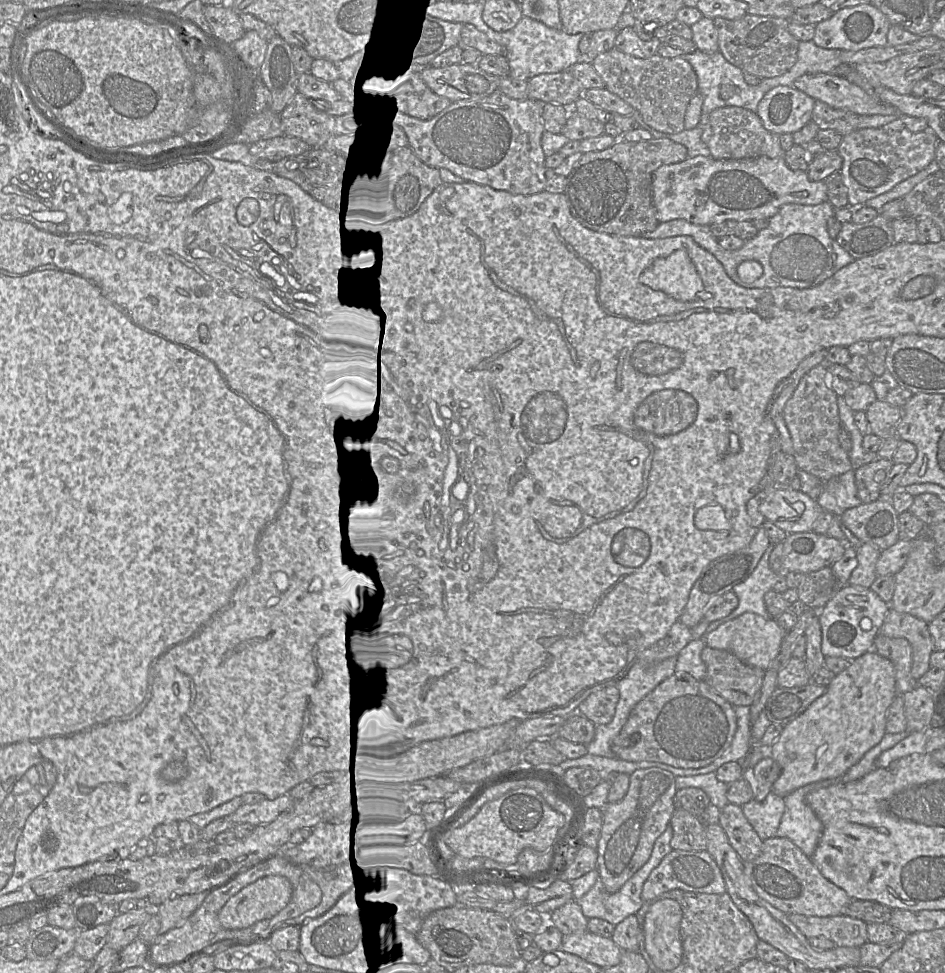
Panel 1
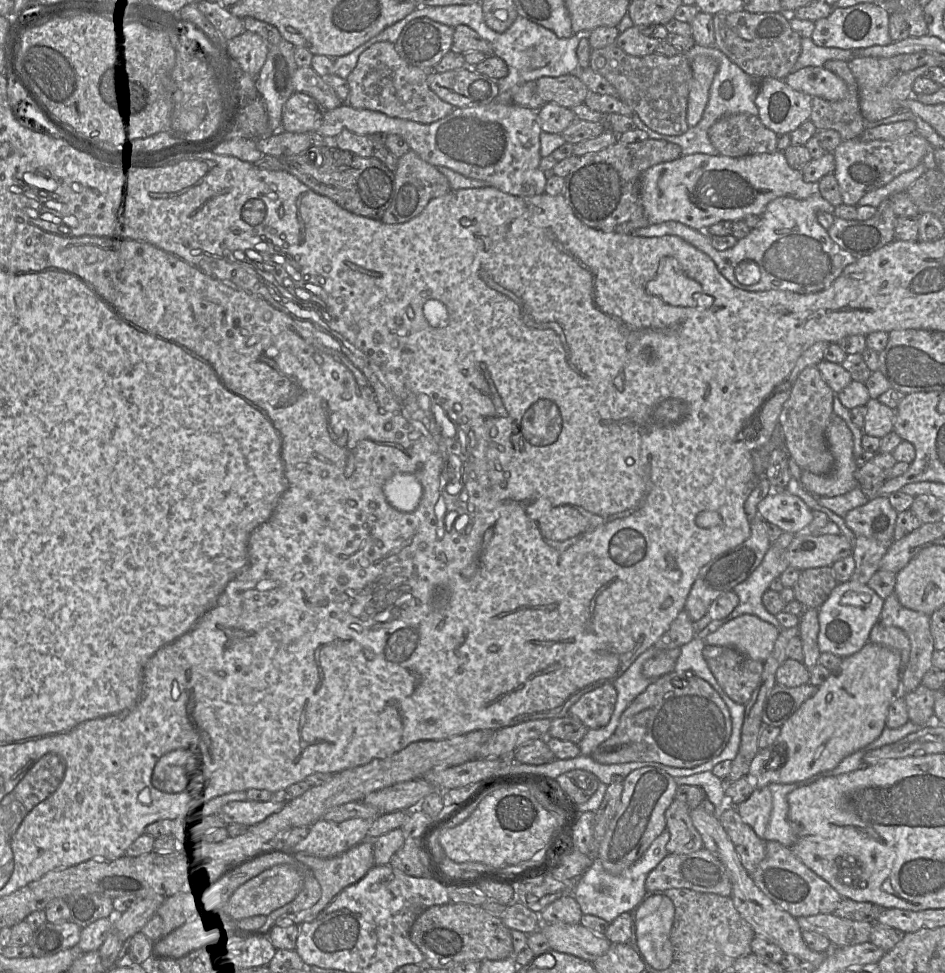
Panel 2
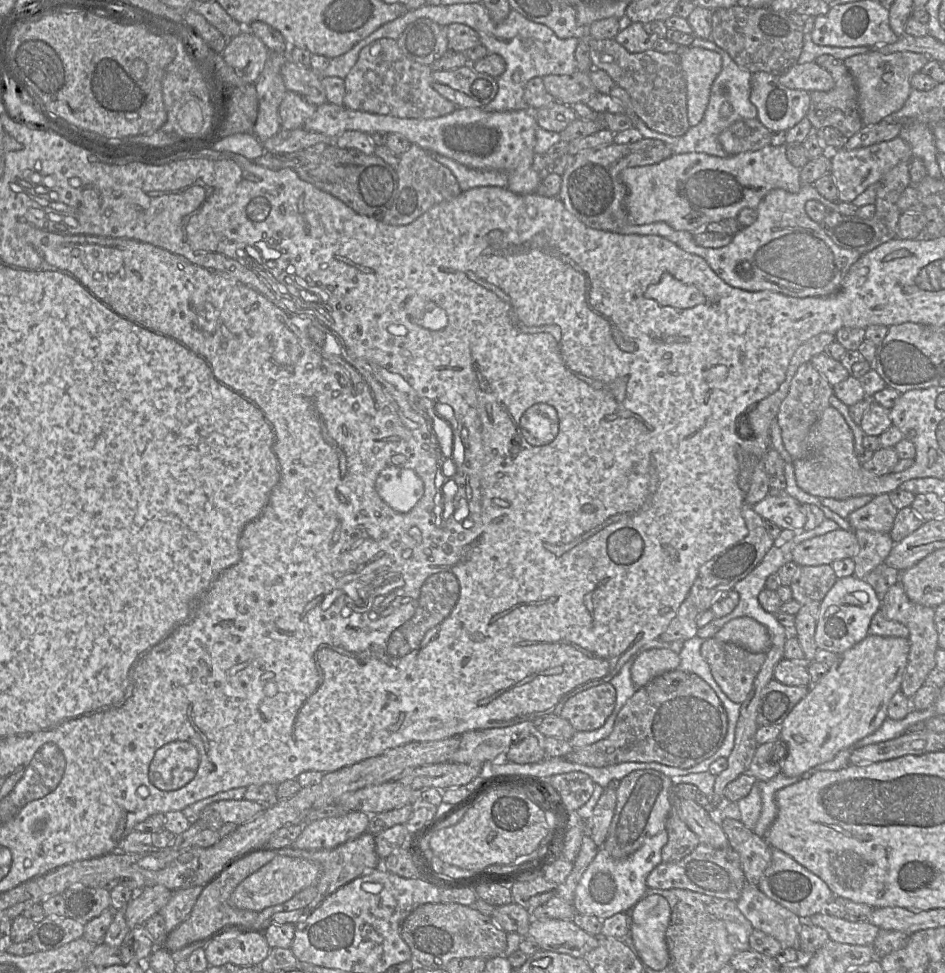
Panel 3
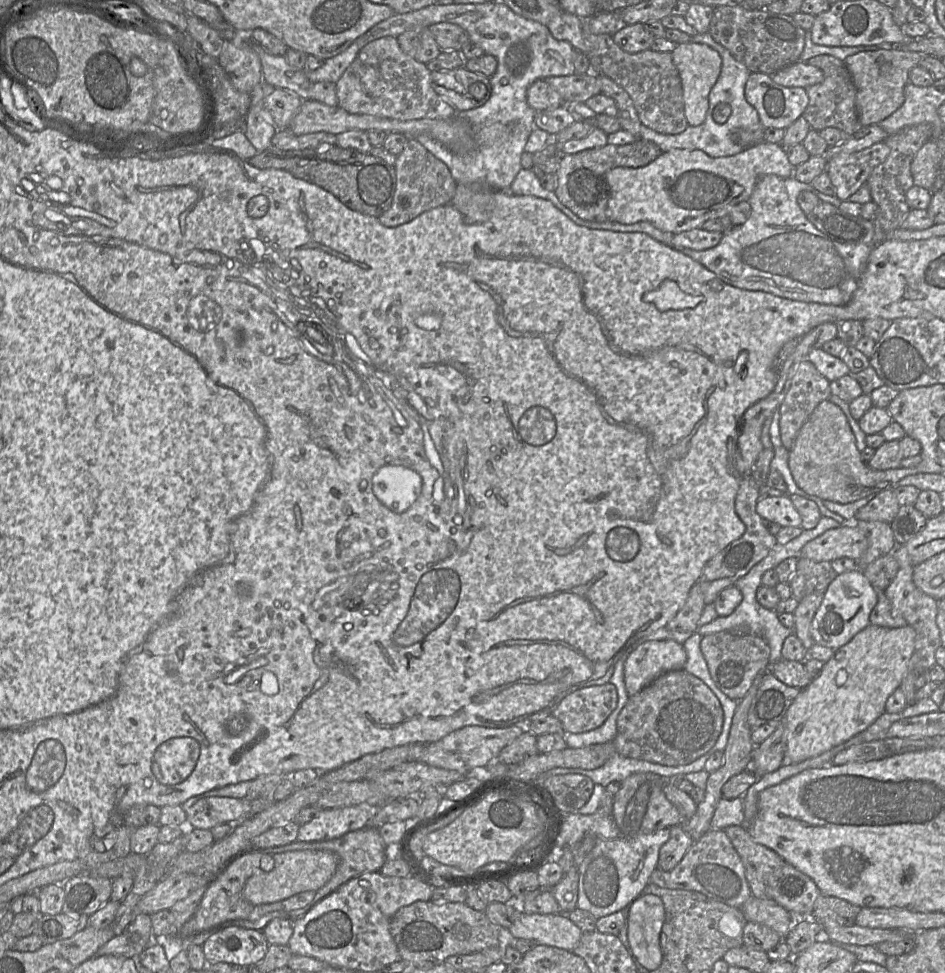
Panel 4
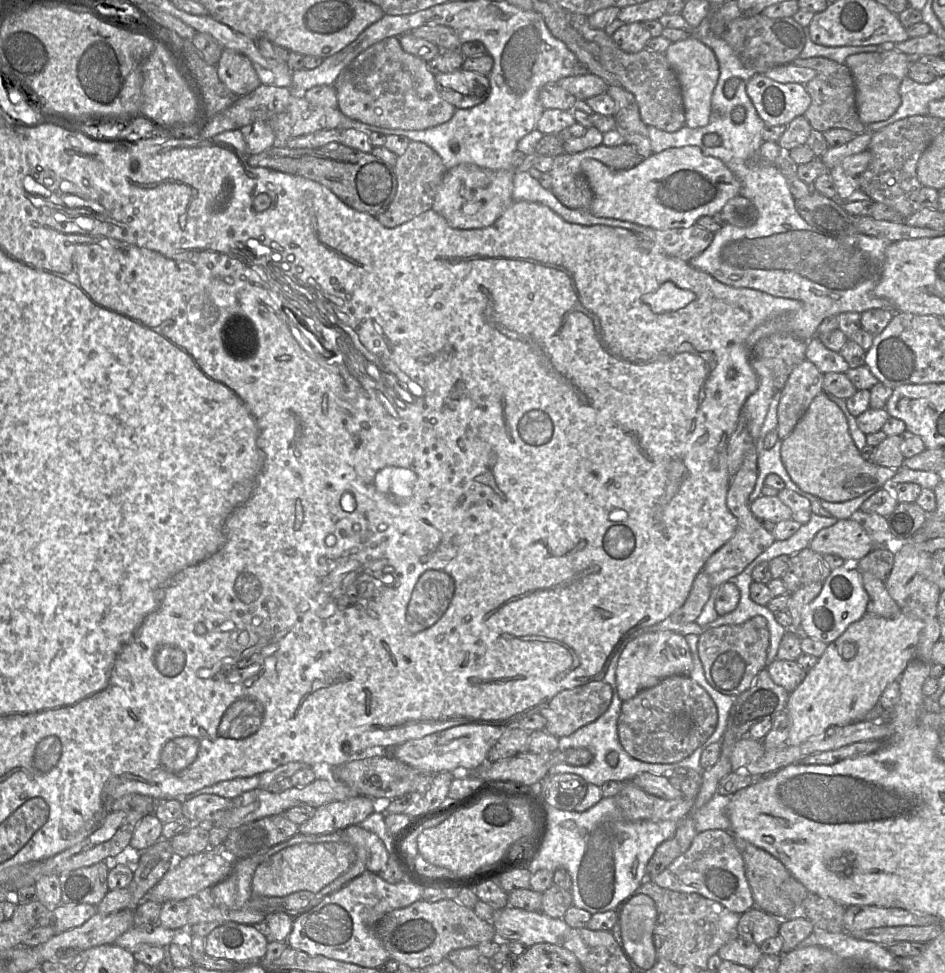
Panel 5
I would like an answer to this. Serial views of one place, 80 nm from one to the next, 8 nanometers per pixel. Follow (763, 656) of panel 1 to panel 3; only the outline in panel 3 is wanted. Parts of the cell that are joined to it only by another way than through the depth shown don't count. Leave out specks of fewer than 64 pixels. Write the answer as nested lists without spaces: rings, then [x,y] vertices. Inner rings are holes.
[[[745,616],[726,623],[714,637],[725,642],[732,642],[752,653],[766,653],[771,647],[765,626]]]

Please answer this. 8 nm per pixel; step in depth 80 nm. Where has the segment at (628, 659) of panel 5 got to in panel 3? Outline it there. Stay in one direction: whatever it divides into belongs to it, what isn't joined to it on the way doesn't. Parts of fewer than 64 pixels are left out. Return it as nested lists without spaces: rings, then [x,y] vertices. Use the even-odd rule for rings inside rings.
[[[649,649],[637,654],[631,667],[631,679],[636,688],[647,685],[655,677],[676,670],[680,656],[670,649]]]

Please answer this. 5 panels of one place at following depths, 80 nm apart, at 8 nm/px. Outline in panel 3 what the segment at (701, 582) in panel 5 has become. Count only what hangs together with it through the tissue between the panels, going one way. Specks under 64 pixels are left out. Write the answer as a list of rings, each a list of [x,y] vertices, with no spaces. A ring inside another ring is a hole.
[[[687,597],[678,609],[676,616],[672,619],[666,630],[658,639],[664,642],[686,641],[696,636],[697,618],[700,612],[693,601]]]

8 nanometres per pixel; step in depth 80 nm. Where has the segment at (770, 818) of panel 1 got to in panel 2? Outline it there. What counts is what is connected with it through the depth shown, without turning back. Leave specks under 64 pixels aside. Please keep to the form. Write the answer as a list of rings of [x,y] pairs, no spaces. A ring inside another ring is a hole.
[[[768,787],[756,788],[750,798],[735,806],[742,821],[764,839],[772,811],[772,794]]]

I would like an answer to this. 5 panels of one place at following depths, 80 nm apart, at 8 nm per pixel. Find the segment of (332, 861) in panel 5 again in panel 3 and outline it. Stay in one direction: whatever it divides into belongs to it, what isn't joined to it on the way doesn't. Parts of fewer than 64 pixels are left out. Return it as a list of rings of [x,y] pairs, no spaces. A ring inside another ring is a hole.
[[[277,855],[236,887],[229,898],[229,904],[237,909],[260,912],[268,907],[286,902],[309,886],[317,885],[319,878],[320,868],[313,861]]]

